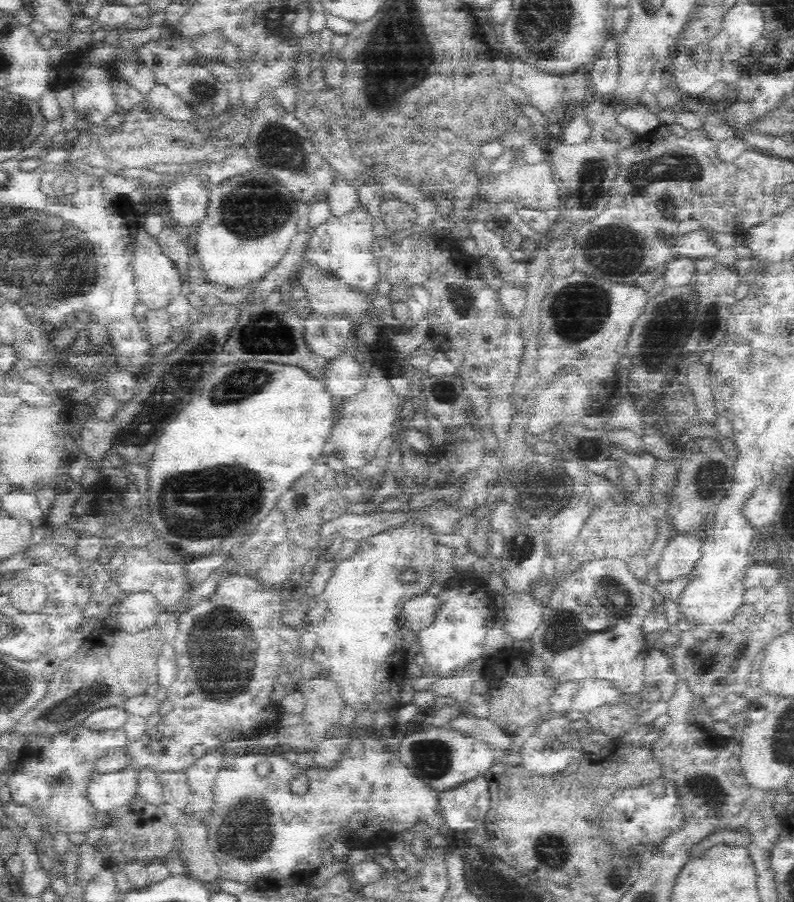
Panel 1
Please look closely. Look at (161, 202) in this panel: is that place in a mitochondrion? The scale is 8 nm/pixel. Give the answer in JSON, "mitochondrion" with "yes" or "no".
{"mitochondrion":"no"}

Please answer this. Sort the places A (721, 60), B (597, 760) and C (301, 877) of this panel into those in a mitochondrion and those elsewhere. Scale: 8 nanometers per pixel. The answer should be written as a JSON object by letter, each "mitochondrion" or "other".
{"A":"other","B":"other","C":"other"}

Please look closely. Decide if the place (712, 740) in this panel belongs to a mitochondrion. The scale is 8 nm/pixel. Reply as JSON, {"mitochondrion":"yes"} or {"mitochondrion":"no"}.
{"mitochondrion":"no"}

